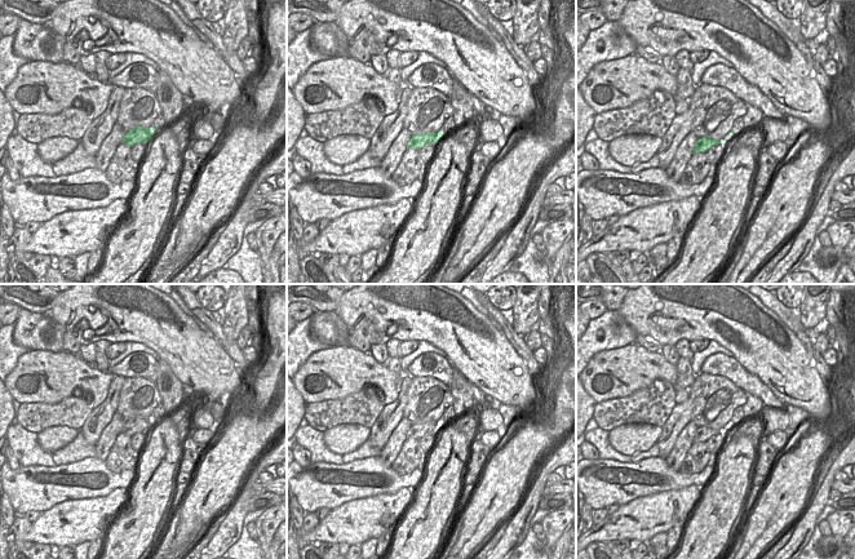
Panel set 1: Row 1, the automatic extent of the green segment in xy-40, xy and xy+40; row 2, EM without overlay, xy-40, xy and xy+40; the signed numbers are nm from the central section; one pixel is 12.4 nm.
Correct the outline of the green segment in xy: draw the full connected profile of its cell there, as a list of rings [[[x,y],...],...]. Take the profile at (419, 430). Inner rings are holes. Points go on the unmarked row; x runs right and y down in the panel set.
[[[442,421],[438,422],[425,422],[412,425],[407,432],[407,438],[421,439],[426,434],[435,434],[443,426]]]

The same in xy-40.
[[[152,414],[150,418],[136,416],[124,423],[121,432],[129,436],[136,435],[137,432],[146,434],[154,425],[152,420],[154,420]]]

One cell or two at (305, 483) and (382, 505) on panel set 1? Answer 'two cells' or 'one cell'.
two cells

